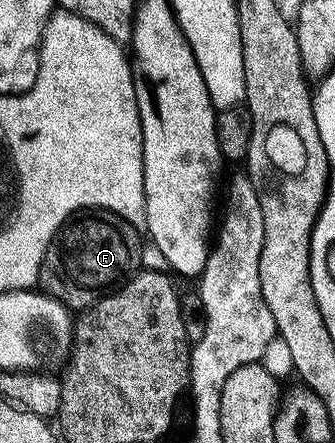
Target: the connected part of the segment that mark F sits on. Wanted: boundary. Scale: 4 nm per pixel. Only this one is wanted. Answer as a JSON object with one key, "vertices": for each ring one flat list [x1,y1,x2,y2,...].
{"vertices":[[107,209,76,213,61,226,47,249,41,263,39,285,46,296,72,311,92,309,106,297,119,292,140,272,144,248,145,241,140,230,134,229,123,217]]}

